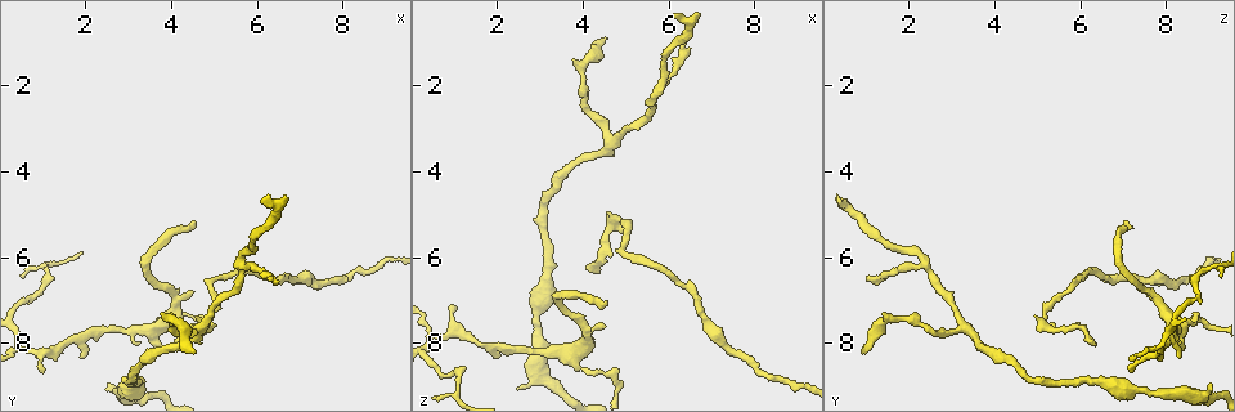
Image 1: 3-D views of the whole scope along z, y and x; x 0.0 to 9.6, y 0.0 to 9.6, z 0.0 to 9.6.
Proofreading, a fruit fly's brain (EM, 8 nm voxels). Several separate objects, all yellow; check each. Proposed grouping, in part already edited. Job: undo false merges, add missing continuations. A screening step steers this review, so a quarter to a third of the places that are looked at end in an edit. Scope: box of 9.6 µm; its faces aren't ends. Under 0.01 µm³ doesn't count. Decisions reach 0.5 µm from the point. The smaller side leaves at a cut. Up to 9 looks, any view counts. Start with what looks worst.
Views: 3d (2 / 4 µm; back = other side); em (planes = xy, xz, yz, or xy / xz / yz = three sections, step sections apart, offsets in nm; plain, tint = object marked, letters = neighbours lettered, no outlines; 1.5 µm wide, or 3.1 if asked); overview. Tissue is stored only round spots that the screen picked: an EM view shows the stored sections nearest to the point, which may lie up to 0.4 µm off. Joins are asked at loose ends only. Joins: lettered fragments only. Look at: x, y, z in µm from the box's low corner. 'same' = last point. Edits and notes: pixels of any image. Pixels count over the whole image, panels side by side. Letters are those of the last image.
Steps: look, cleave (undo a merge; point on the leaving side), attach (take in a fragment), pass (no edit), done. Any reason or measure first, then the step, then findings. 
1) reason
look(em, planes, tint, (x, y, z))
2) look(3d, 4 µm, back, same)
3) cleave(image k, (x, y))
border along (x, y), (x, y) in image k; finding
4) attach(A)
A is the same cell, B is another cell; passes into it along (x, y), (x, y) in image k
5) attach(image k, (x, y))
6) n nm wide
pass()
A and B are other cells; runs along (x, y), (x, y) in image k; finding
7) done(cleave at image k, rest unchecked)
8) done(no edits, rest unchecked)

free end
look(3d, 4 µm, (4.55, 6.80, 7.55))

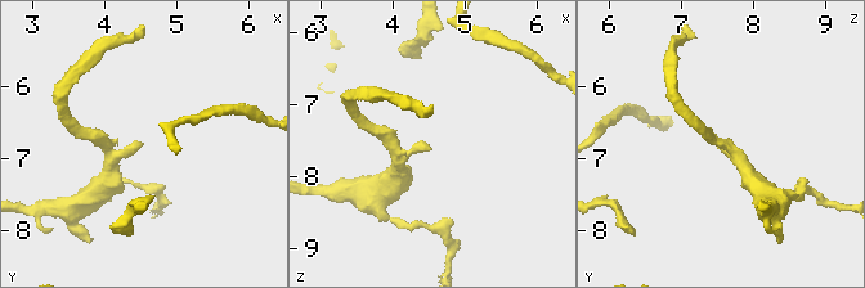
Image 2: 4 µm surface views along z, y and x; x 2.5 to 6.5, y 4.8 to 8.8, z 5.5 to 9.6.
arms of 170, 260 nm; now the EM
look(em, yz, step 4, tint, (4.50, 6.80, 7.60))

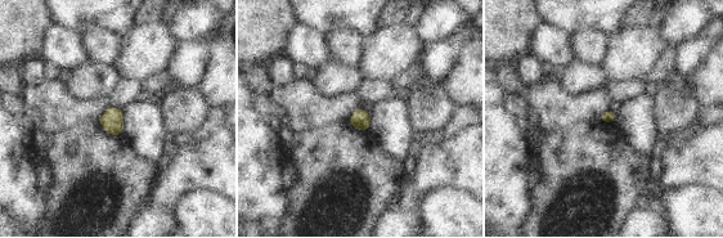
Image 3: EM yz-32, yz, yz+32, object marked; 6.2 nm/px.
another direction
look(em, planes, letters, same)

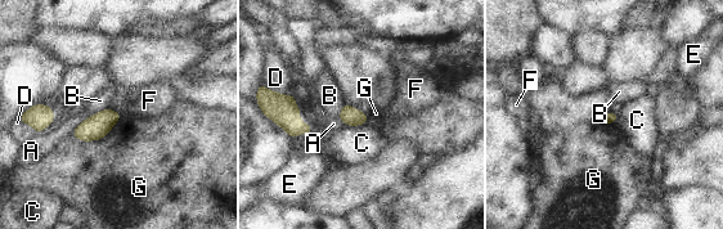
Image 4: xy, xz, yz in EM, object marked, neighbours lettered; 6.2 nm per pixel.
pass()
A, B, C, D, E, F and G are other cells; border along (122, 116), (99, 139), (72, 135) in image 4; no lettered fragment goes on from it

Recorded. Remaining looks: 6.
thin end
look(em, yz, step 8, tint, (1.90, 8.40, 8.35))

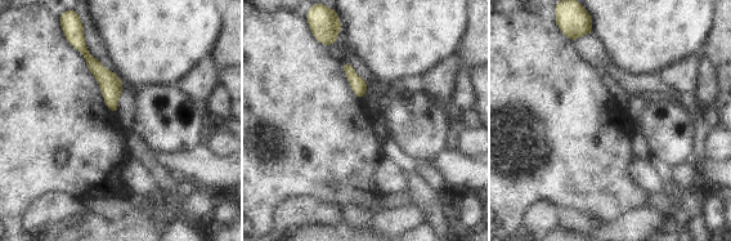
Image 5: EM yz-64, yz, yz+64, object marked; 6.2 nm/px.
look(em, planes, letters, same)

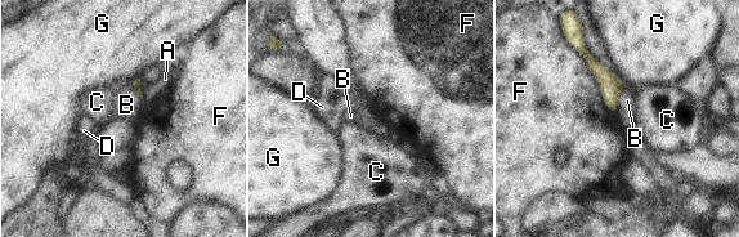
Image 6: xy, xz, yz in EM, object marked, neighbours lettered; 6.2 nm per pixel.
pass()
A, B, C, D, F and G are other cells; no lettered fragment goes on from it

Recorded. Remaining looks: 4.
sharp bend
look(em, planes, letters, (4.45, 7.70, 6.10))

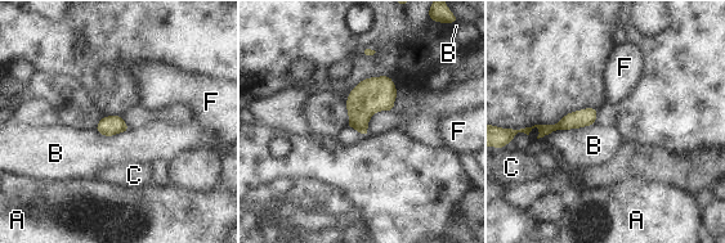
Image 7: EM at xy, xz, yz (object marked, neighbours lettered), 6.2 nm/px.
pass()
A, B, C and F are other cells; runs along (593, 112), (544, 131) in image 7; one neuron here

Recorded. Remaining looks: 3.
calibre changes
look(em, planes, letters, (3.15, 9.00, 6.65))

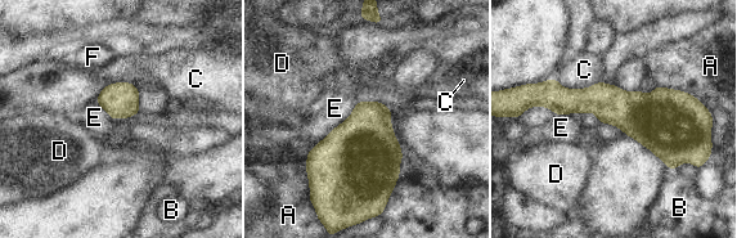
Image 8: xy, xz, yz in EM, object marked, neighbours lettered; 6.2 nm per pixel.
pass()
A, B, C, D, E and F are other cells; border along (358, 100), (351, 113), (308, 153) in image 8; one neuron here

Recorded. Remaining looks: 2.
done(no edits, rest unchecked)

